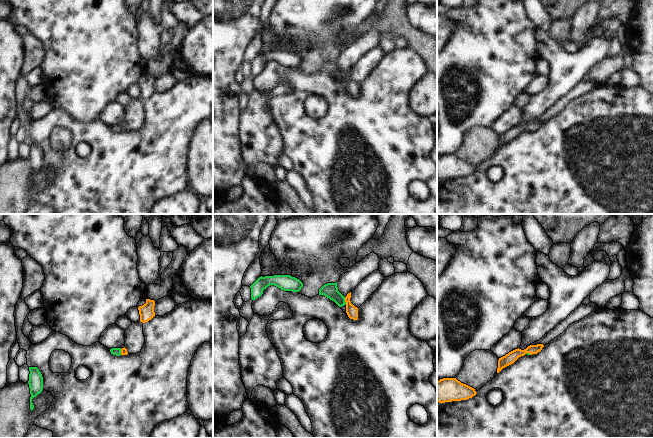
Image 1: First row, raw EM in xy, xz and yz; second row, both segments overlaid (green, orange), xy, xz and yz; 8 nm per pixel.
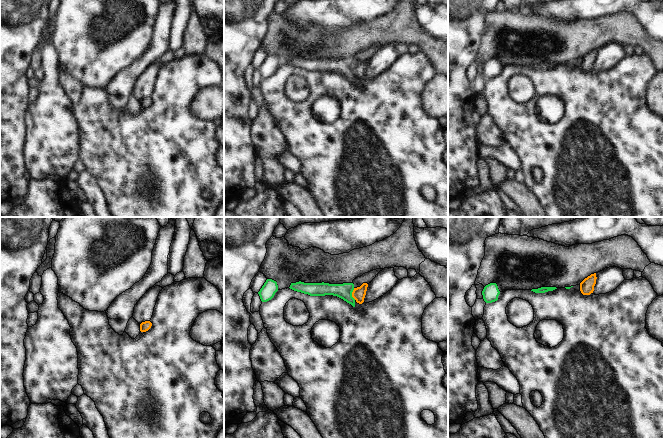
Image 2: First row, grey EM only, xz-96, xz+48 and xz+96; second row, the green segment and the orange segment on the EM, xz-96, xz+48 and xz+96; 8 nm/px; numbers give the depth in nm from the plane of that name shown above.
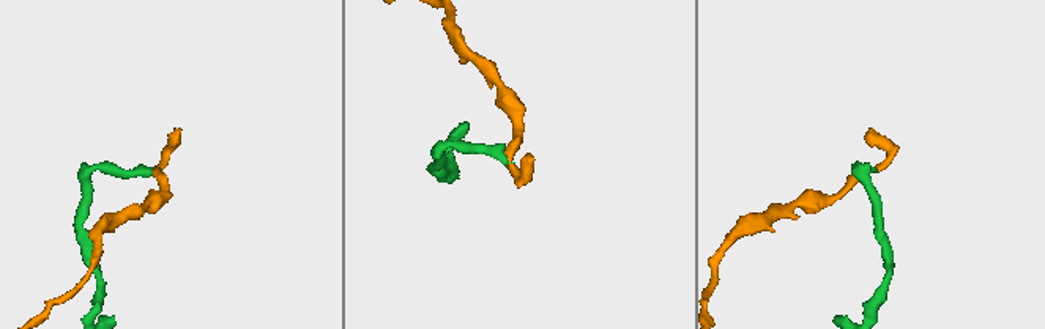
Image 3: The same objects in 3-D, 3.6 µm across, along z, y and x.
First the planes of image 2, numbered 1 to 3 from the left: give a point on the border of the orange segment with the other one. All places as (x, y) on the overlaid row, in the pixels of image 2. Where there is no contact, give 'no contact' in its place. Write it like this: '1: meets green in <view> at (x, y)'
1: no contact
2: meets green in xz+48 at (351, 294)
3: no contact

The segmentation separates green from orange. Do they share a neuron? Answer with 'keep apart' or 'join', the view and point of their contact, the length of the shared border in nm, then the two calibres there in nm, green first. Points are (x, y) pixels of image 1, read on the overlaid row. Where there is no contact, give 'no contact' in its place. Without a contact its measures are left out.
join; meets green in xz at (344, 301); contact 70 nm long; 130 nm thick on the green side, 90 nm on the other

